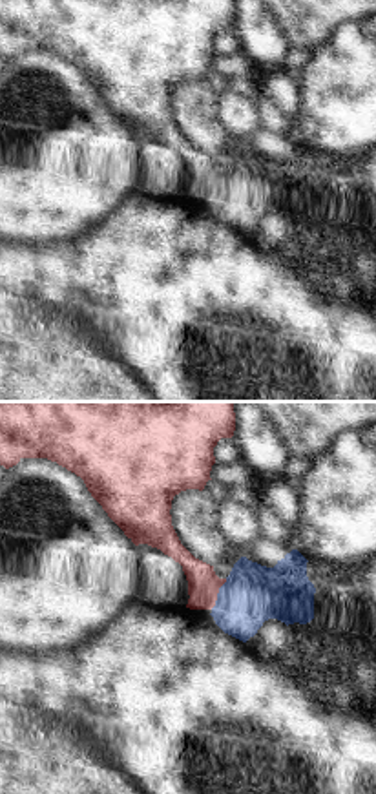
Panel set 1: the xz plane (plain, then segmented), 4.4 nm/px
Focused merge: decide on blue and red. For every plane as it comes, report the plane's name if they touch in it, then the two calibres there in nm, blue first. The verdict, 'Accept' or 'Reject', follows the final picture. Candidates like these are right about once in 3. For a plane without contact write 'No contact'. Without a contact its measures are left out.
Touches blue in xz. Thickness 260 nm (blue) against 140 nm.

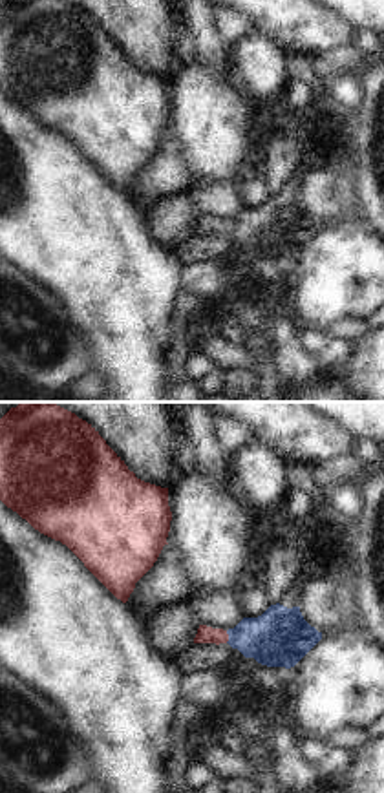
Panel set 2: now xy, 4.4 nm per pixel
Touches blue in xy. Thickness 260 nm (blue) against 80 nm.

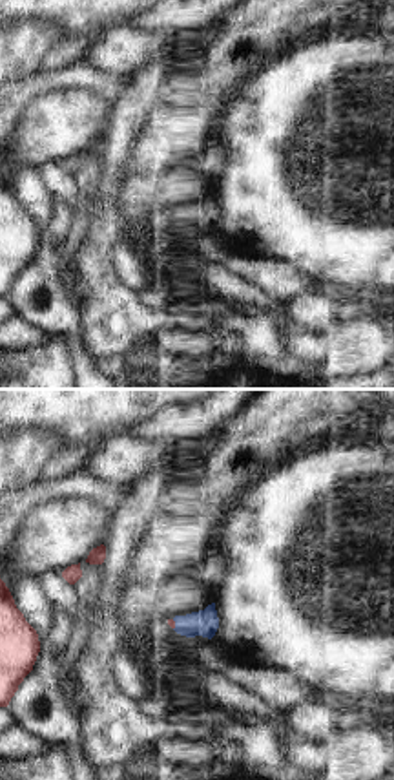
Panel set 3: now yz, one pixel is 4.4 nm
Touches blue in yz. Thickness 120 nm (blue) against 30 nm.

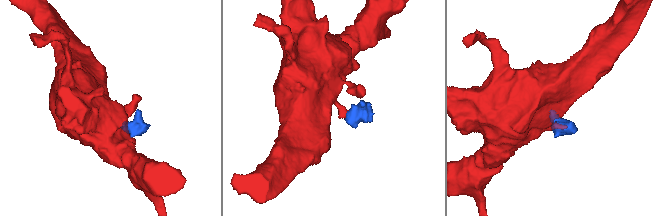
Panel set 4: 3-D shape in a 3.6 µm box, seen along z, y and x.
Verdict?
Accept.

